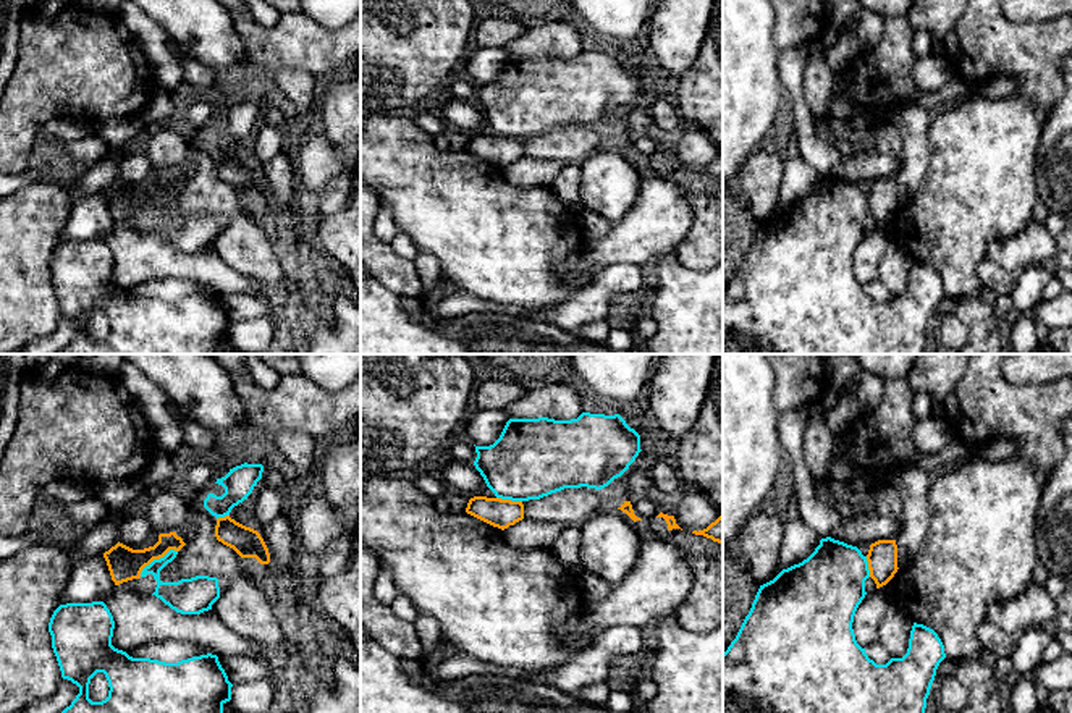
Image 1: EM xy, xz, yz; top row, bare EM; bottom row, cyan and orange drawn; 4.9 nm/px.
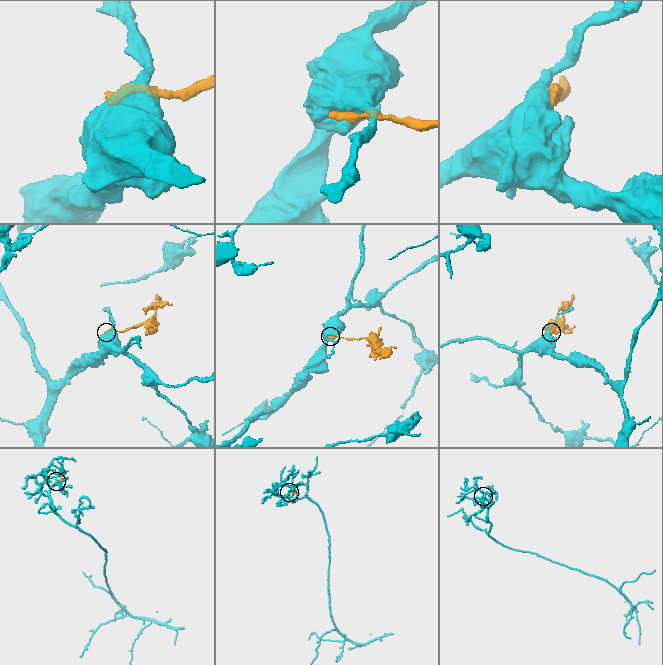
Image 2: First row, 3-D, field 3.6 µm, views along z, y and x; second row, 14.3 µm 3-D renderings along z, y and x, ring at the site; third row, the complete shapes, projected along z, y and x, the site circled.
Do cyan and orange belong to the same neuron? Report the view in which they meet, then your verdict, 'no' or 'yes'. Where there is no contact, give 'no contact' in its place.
meets cyan in xy; no

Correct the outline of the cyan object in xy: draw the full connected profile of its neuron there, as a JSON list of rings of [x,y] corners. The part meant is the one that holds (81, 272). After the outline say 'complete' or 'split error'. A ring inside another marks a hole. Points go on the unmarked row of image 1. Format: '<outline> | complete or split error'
[[[103,239],[66,241],[53,249],[49,270],[61,315],[79,325],[71,343],[55,354],[223,354],[233,322],[217,293],[207,291],[178,301],[133,296],[112,283],[113,267],[113,254]],[[97,310],[105,312],[110,325],[102,340],[89,336],[89,322]]] | complete

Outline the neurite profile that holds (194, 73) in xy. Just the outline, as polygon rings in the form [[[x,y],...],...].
[[[176,53],[175,57],[181,66],[183,81],[186,84],[194,86],[200,92],[205,92],[207,89],[215,86],[215,81],[217,81],[215,73],[212,73],[207,66],[204,66],[194,57],[179,58]]]

